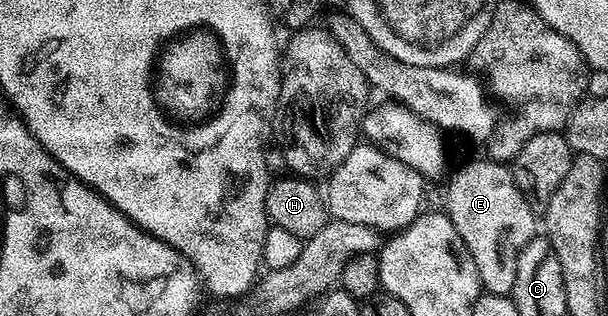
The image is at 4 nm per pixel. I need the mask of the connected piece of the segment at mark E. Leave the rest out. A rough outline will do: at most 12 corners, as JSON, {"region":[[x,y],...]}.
{"region":[[463,165],[443,208],[482,289],[509,296],[539,232],[512,171]]}

